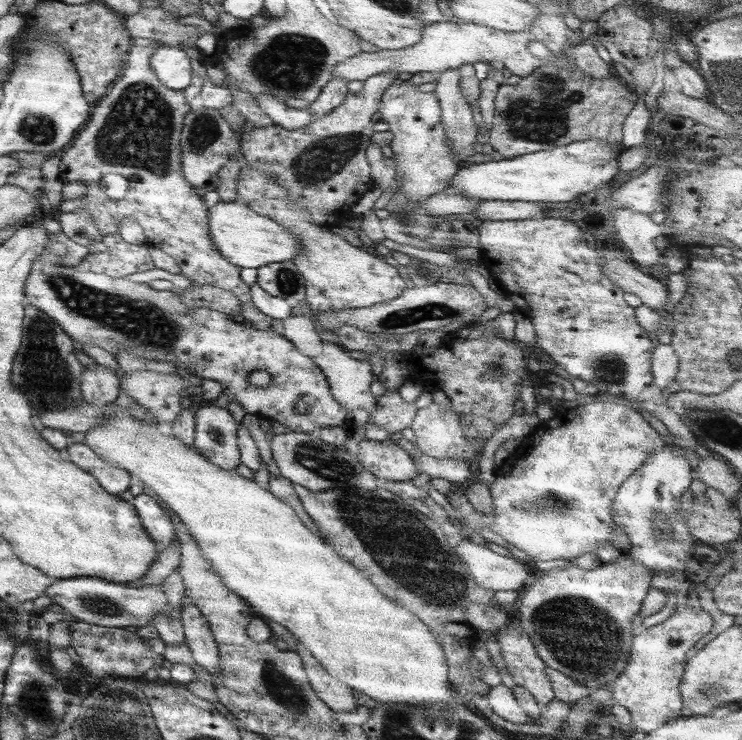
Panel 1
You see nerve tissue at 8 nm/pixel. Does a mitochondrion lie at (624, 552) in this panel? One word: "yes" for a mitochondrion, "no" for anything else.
no

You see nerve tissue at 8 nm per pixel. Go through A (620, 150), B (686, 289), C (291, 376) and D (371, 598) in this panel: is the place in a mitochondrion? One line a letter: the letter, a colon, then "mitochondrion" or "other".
A: other
B: other
C: other
D: other

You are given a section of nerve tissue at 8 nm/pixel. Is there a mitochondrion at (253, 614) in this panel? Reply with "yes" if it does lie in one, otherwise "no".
no

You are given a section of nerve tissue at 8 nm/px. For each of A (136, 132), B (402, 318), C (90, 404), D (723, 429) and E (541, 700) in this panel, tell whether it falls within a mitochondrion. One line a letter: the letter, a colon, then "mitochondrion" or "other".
A: mitochondrion
B: mitochondrion
C: other
D: mitochondrion
E: other

